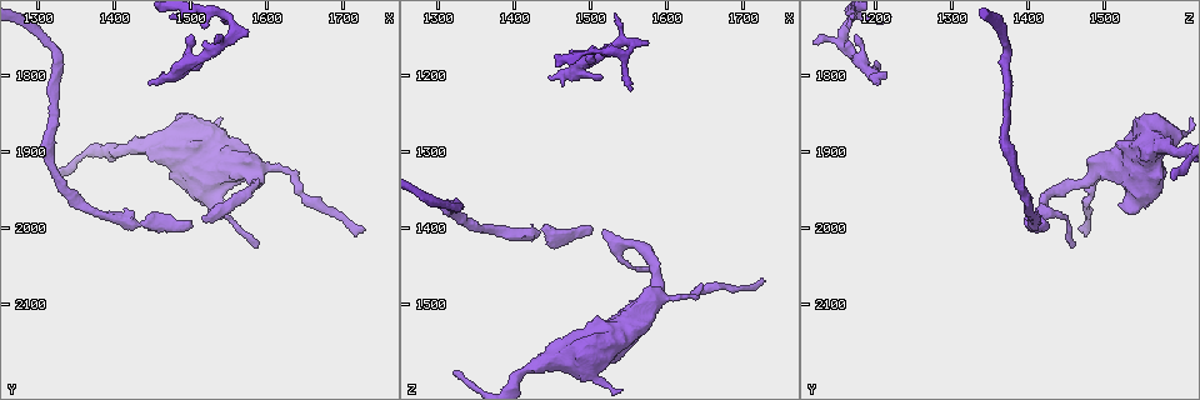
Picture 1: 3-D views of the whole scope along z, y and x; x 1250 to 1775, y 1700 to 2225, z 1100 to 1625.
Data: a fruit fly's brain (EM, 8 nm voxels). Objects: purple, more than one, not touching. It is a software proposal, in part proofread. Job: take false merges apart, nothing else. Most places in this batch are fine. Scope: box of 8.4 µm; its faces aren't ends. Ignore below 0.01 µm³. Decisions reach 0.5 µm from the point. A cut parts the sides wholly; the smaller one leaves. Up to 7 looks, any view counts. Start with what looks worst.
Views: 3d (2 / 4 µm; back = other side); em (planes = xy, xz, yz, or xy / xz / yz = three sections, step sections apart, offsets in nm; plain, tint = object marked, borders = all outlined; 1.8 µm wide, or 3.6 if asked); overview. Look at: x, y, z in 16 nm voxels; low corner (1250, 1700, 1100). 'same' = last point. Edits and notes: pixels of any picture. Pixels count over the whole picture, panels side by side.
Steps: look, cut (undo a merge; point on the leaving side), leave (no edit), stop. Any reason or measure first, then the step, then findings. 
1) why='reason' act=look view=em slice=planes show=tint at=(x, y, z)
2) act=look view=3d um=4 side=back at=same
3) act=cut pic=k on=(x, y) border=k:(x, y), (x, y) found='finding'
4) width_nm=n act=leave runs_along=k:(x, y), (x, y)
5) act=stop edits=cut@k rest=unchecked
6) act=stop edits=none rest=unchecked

why='abrupt turn' act=look view=em slice=yz step=8 show=tint at=(1555, 1745, 1160)

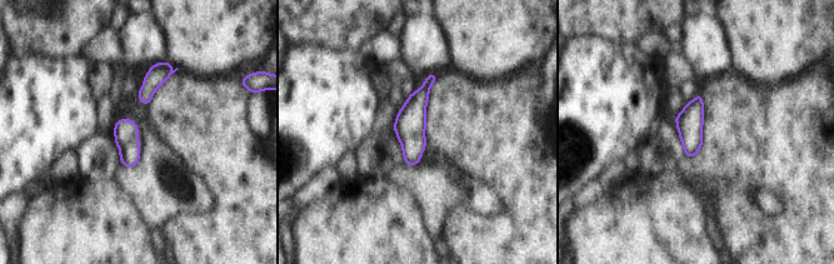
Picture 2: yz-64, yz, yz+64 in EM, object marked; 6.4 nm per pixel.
act=look view=em slice=planes show=tint at=same

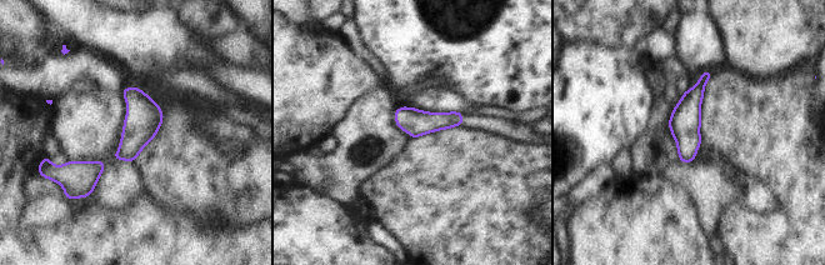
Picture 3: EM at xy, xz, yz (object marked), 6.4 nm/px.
act=leave runs_along=3:(708, 74), (686, 113), (684, 159) found='one neuron here'

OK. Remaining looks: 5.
act=look view=em um=3.6 slice=planes show=plain at=(1480, 1890, 1560)

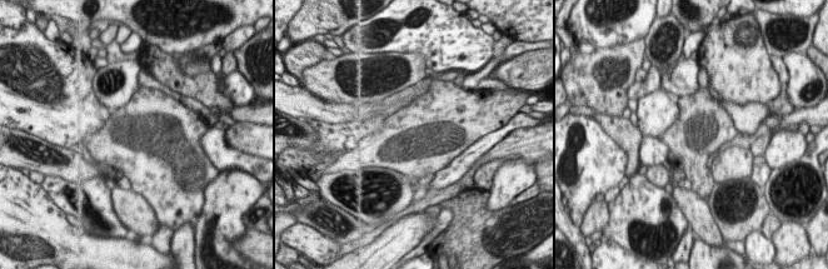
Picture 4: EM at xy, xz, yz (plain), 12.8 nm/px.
why='see the neighbours' act=look view=em um=3.6 slice=planes show=borders at=same

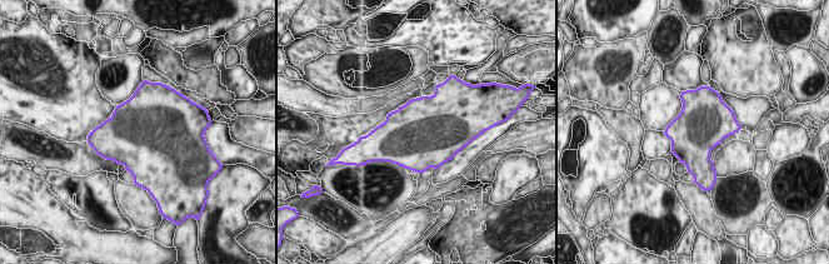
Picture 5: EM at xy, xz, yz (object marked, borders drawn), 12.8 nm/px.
act=leave found='all the same neuron'

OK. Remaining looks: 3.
why='three arms meet' act=look view=3d um=4 at=(1585, 1925, 1490)

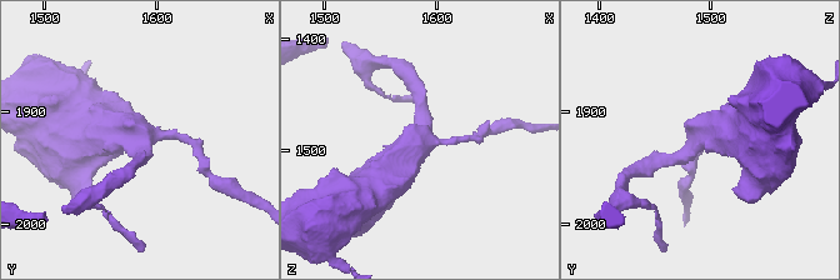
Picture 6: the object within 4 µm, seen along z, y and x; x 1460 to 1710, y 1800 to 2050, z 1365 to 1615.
act=look view=em slice=planes show=tint at=(1586, 1922, 1488)

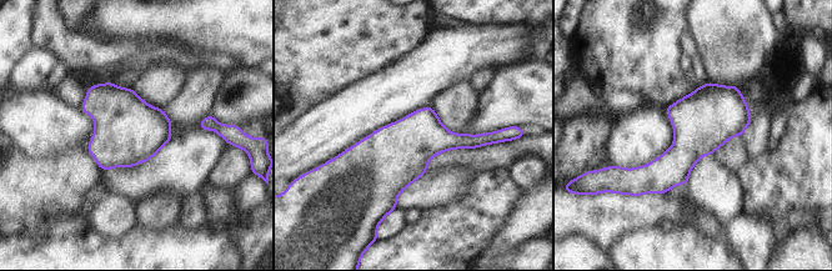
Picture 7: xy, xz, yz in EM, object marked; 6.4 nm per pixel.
act=leave found='one neuron here'

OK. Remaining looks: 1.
act=stop edits=none rest=unchecked

